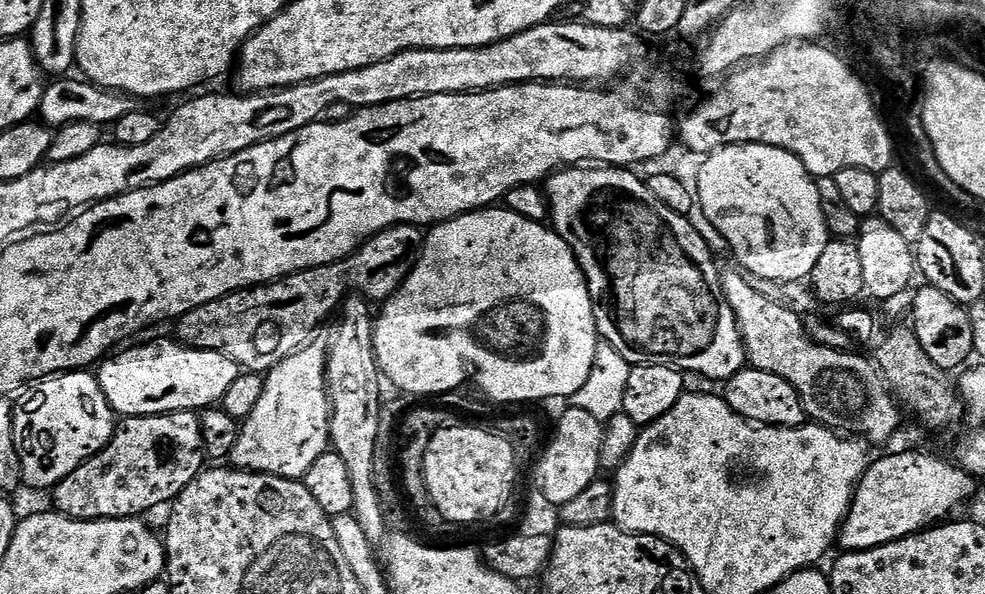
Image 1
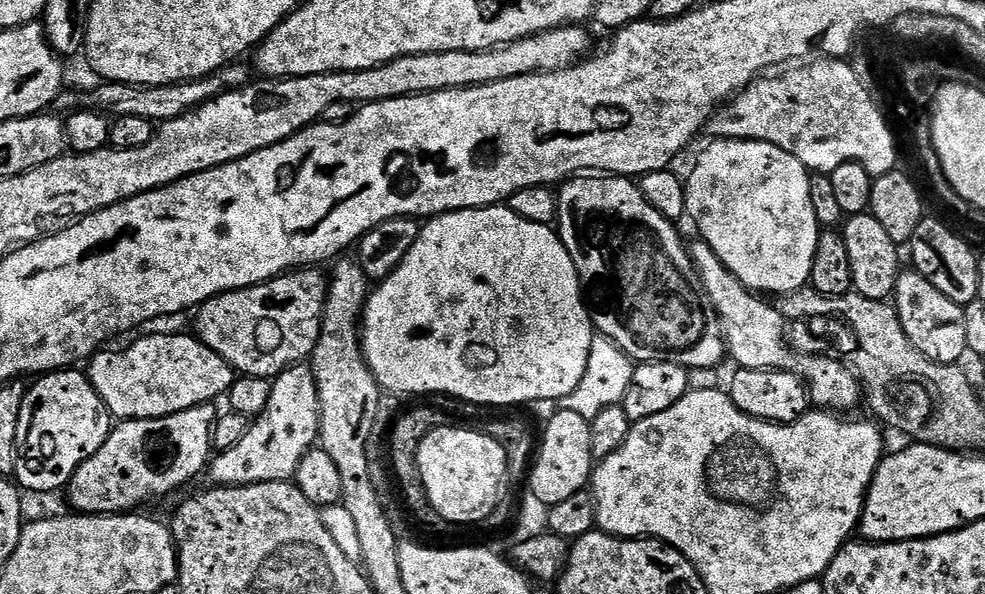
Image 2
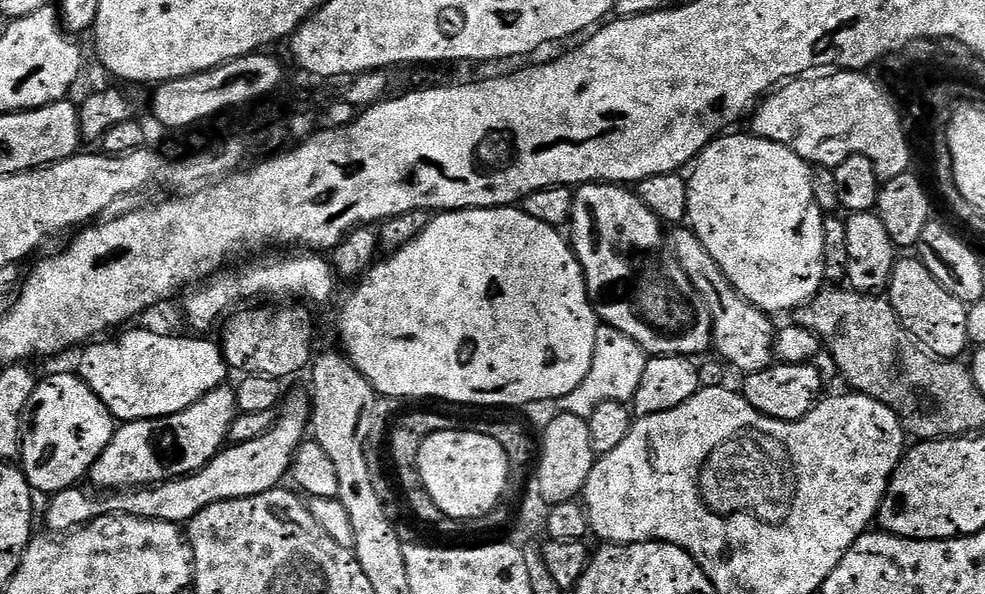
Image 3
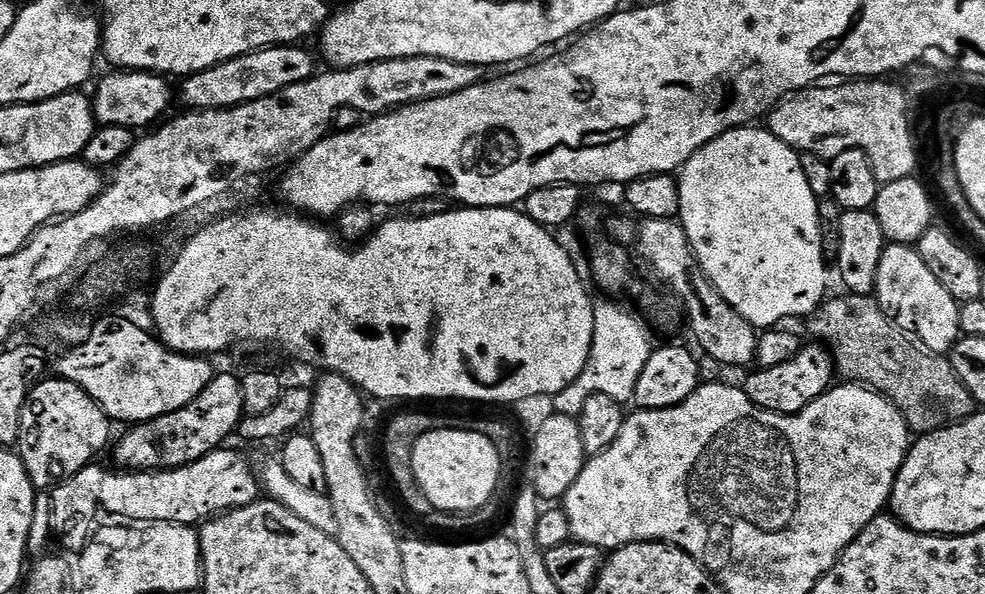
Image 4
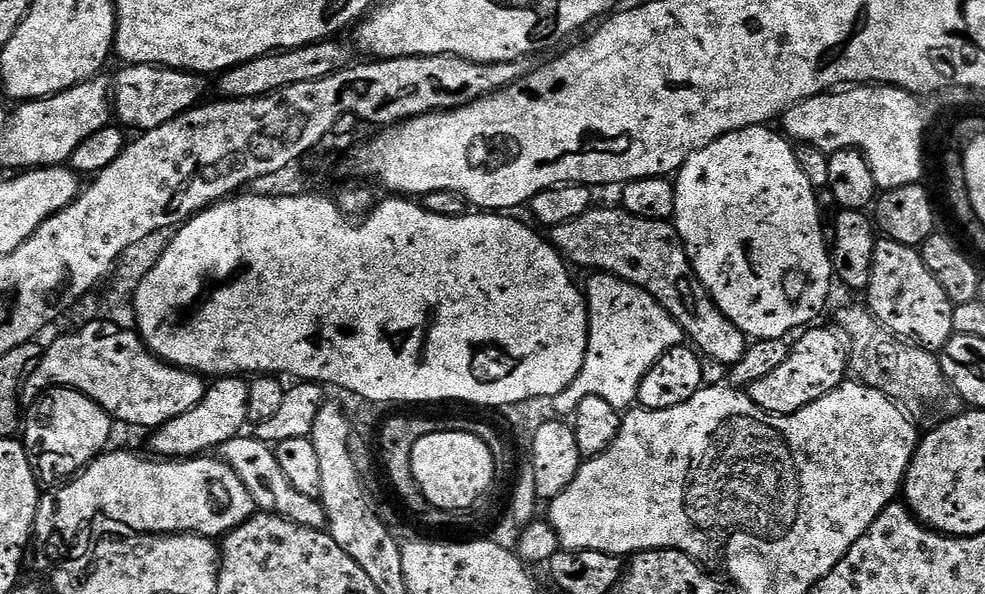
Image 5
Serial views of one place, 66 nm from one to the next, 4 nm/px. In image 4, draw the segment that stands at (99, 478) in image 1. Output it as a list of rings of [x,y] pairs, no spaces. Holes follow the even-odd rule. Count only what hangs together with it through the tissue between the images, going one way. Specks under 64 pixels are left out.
[[[224,372],[220,376],[219,373],[209,382],[206,390],[198,394],[193,404],[174,410],[174,414],[129,427],[116,448],[115,467],[120,470],[167,472],[198,462],[206,454],[217,451],[223,445],[220,443],[239,429],[240,421],[245,417],[240,381],[239,375],[231,376]]]

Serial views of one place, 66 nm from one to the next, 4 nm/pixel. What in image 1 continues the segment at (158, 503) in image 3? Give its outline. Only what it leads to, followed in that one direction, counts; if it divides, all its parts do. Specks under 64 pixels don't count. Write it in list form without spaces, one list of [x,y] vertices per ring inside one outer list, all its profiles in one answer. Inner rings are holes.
[[[313,339],[311,342],[298,349],[294,354],[290,354],[286,358],[282,358],[282,362],[278,362],[264,376],[264,389],[262,390],[262,398],[258,398],[258,406],[254,406],[254,414],[250,414],[240,424],[240,437],[234,446],[230,457],[231,467],[241,468],[243,472],[261,472],[262,474],[270,474],[271,476],[281,476],[287,480],[303,481],[304,475],[310,470],[310,466],[314,466],[314,462],[318,462],[318,458],[322,458],[324,452],[329,451],[332,435],[330,434],[330,420],[332,419],[332,406],[328,402],[328,383],[326,382],[326,362],[328,361],[328,346],[323,339]]]

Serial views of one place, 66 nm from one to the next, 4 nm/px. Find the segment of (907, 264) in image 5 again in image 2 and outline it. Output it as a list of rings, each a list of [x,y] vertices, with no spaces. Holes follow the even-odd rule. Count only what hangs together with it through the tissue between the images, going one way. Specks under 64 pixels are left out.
[[[901,271],[894,293],[894,307],[906,338],[910,338],[910,342],[914,342],[926,358],[939,364],[959,365],[960,359],[969,355],[964,305],[950,302],[950,298],[946,298],[946,294],[942,294],[942,290],[935,288],[931,282],[926,282],[920,272]]]

